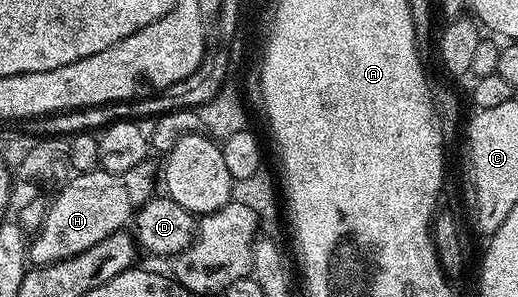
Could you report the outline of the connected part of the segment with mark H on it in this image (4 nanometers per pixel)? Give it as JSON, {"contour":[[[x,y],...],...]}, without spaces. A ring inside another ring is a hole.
{"contour":[[[143,161],[121,174],[98,168],[72,175],[58,189],[59,194],[55,200],[52,199],[41,229],[34,235],[35,240],[30,241],[30,261],[34,265],[42,266],[61,261],[65,257],[74,257],[95,246],[109,234],[126,227],[139,209],[156,193],[155,178],[158,179],[159,170],[152,162]]]}

